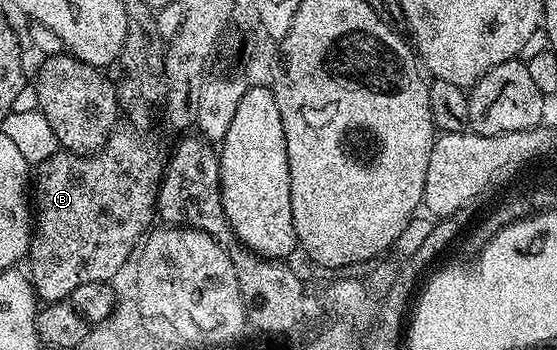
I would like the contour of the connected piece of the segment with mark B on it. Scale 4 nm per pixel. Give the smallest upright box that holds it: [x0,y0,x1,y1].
[28,125,164,304]

